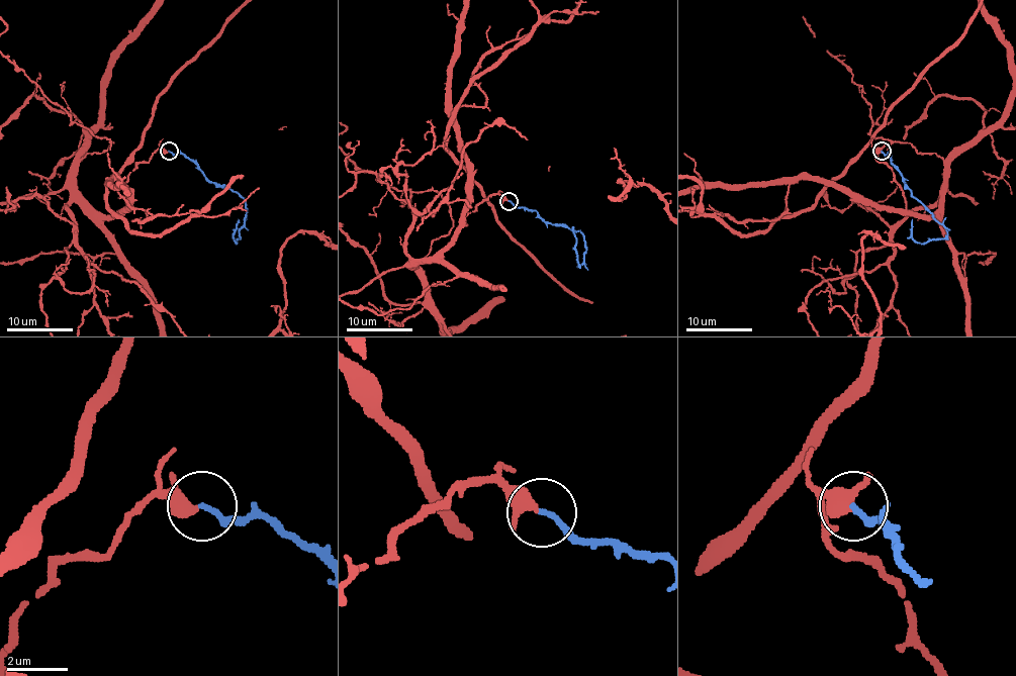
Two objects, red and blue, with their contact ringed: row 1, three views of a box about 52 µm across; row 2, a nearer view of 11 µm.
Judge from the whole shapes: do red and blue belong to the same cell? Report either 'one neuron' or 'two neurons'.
one neuron

